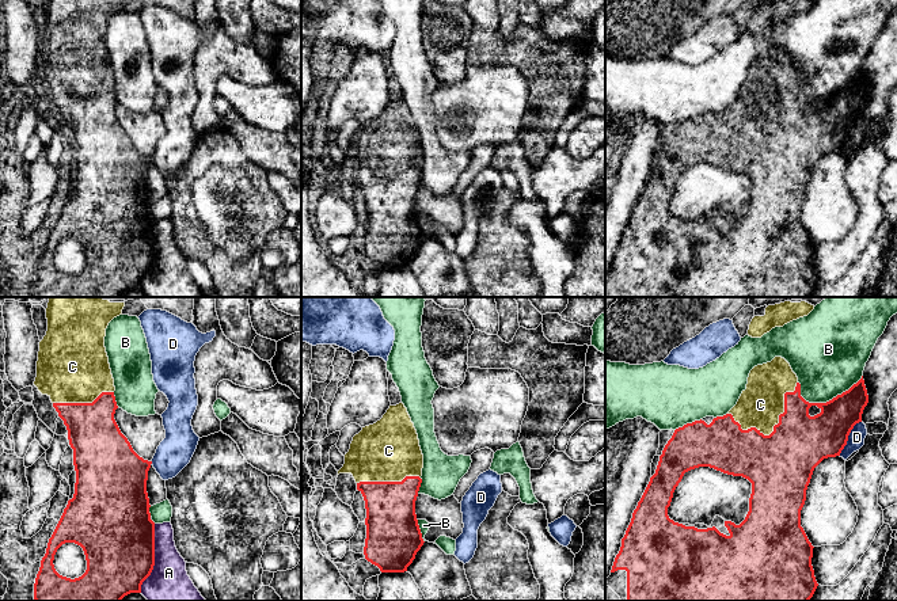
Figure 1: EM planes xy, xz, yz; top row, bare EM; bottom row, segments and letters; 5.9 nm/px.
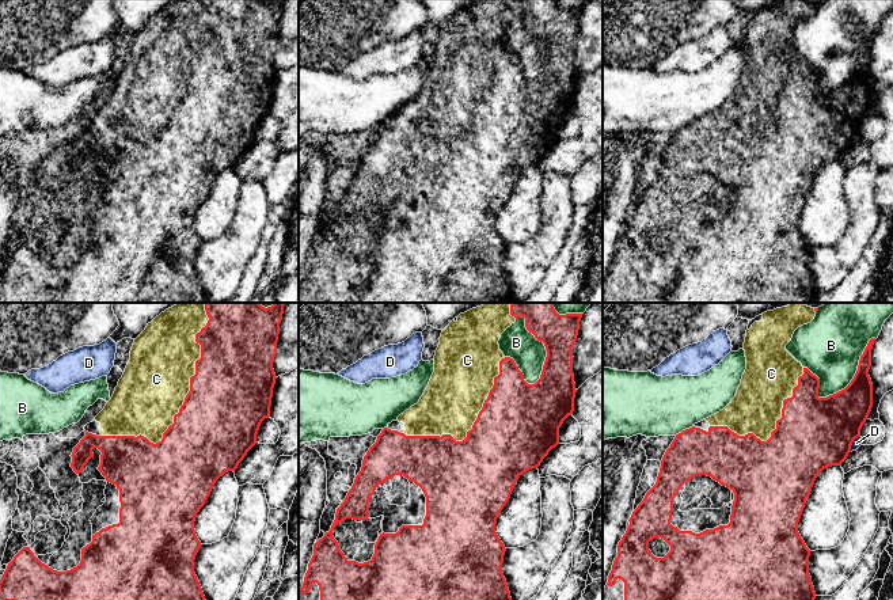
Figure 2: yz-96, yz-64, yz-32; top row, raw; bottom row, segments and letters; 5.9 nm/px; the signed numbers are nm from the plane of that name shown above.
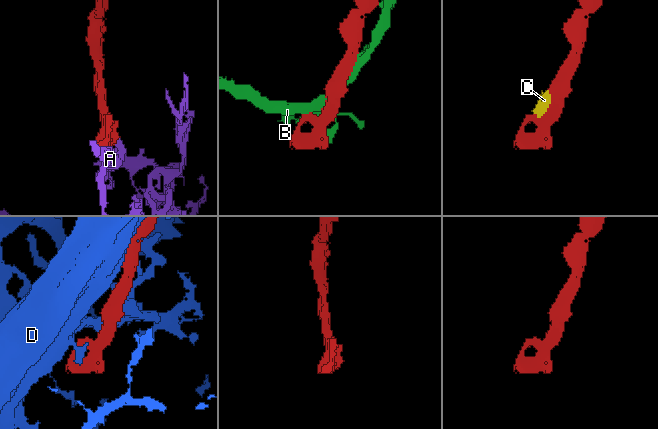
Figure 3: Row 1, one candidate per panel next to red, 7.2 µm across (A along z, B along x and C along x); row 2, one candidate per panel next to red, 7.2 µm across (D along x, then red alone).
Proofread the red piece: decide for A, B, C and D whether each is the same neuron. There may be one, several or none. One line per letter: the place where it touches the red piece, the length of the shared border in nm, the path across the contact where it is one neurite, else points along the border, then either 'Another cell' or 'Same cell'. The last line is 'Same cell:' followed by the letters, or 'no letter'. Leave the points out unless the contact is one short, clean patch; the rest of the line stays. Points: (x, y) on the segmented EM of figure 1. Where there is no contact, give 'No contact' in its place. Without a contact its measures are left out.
A: Touches red at xy (154, 558). Shared border 420 nm. Another cell
B: Touches red at yz (832, 399). Shared border 400 nm. Another cell
C: Touches red at yz (774, 428). Shared border 460 nm. Same cell
D: Touches red at yz (847, 437). Shared border 240 nm. Another cell
Same cell: C

